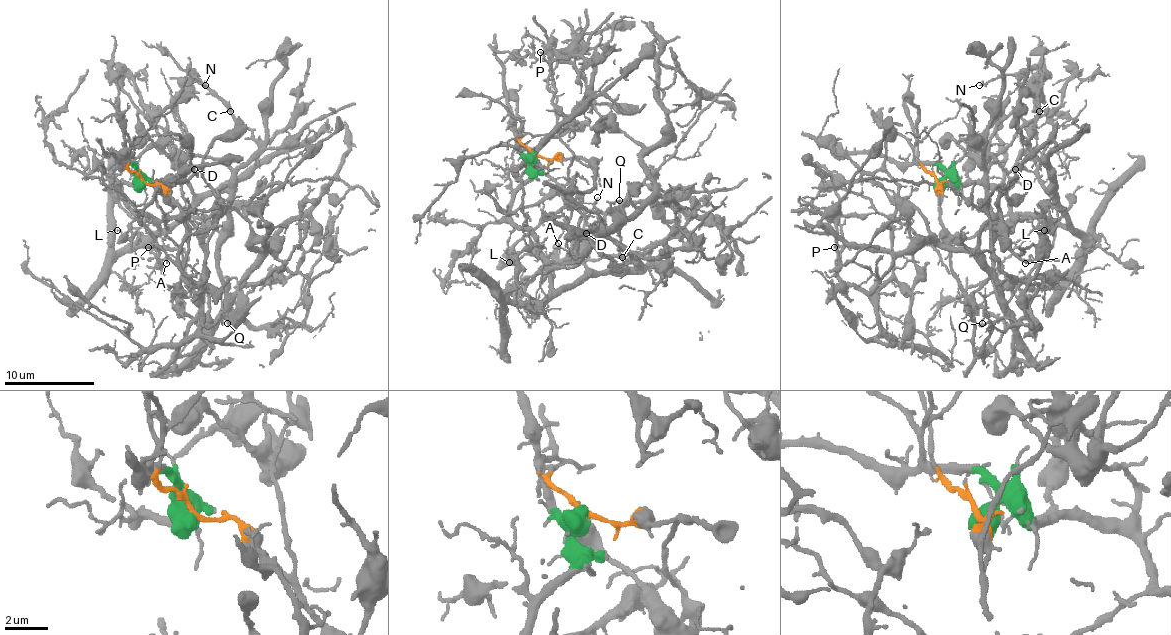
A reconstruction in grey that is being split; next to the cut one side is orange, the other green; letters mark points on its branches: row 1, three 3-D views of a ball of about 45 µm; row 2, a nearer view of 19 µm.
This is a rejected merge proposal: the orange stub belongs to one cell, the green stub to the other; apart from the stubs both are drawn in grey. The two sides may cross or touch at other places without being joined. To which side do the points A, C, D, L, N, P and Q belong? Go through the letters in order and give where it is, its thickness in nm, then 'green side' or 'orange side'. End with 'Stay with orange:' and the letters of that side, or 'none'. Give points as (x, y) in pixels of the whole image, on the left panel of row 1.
A: place (166, 263); calibre 160 nm; orange side
C: place (230, 111); calibre 320 nm; green side
D: place (194, 169); calibre 460 nm; green side
L: place (117, 230); calibre 120 nm; green side
N: place (205, 85); calibre 200 nm; green side
P: place (148, 247); calibre 180 nm; green side
Q: place (227, 323); calibre 100 nm; green side
Stay with orange: A

